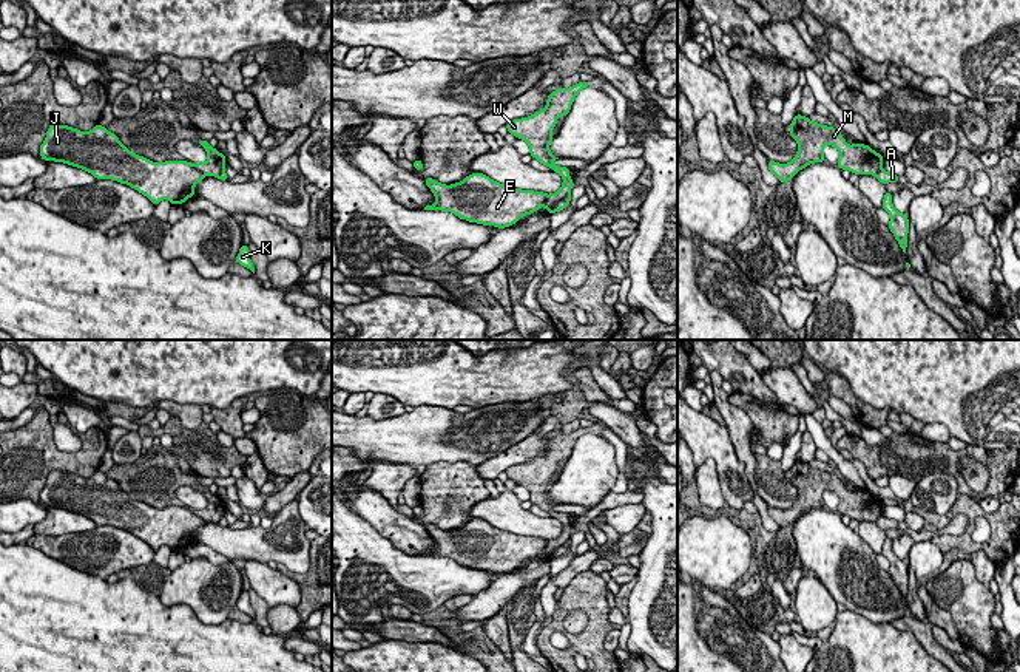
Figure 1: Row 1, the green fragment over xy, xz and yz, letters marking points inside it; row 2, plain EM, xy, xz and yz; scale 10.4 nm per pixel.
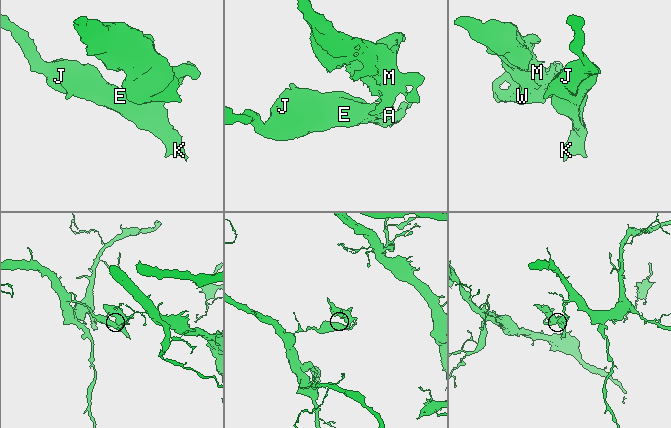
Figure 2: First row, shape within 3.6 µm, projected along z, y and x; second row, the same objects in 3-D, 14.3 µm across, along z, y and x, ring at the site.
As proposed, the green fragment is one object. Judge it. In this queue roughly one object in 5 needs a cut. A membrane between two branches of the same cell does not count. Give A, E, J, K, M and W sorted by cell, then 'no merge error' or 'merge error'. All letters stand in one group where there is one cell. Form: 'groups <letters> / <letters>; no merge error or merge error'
groups A E J K / M W; merge error

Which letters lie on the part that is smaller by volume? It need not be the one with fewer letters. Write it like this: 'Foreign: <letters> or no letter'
Foreign: M, W

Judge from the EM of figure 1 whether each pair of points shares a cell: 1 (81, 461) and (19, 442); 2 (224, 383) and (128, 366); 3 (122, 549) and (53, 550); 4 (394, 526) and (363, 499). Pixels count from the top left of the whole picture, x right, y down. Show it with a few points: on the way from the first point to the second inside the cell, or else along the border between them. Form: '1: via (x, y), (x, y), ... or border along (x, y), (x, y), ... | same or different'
1: via (65, 461), (34, 453) | same
2: via (201, 366), (151, 366) | same
3: via (105, 550), (70, 550) | same
4: via (386, 519), (371, 505) | same

